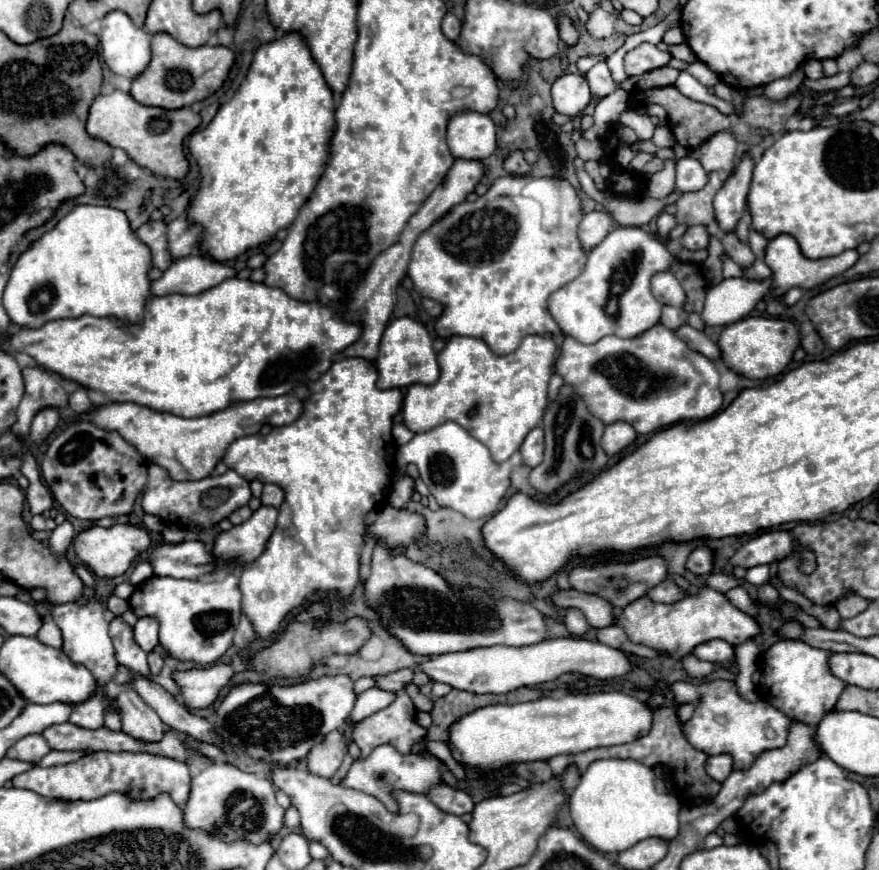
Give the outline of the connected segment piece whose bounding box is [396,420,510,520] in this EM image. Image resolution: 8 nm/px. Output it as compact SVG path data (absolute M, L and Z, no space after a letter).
M452 420L428 432L414 434L414 438L396 452L396 464L400 468L402 464L416 464L422 482L436 502L454 508L472 520L492 516L510 486L510 478L500 472L488 448Z

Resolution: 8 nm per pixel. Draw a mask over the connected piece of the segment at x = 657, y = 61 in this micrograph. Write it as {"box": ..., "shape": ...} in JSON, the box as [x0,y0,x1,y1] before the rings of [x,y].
{"box":[624,42,672,76],"shape":[[[642,42],[640,46],[626,52],[624,70],[628,76],[644,74],[644,72],[656,70],[660,66],[666,66],[671,58],[672,56],[668,51],[662,52],[662,50],[658,50],[658,46]]]}

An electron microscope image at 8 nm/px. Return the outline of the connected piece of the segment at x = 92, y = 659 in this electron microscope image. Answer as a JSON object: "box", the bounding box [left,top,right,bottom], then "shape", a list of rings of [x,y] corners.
{"box":[52,596,118,686],"shape":[[[98,596],[88,598],[86,602],[68,602],[52,606],[52,618],[62,632],[62,650],[76,666],[86,666],[96,678],[98,686],[110,682],[116,674],[118,662],[114,658],[114,646],[108,634],[108,622],[104,620],[104,606]]]}

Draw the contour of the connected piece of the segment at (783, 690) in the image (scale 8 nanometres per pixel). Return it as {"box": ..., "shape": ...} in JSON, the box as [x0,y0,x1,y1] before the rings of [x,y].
{"box":[760,640,846,726],"shape":[[[778,640],[766,650],[760,664],[760,696],[790,718],[808,726],[816,726],[820,722],[820,716],[836,706],[842,690],[846,688],[846,684],[830,672],[830,654],[832,652],[812,648],[802,640]]]}

